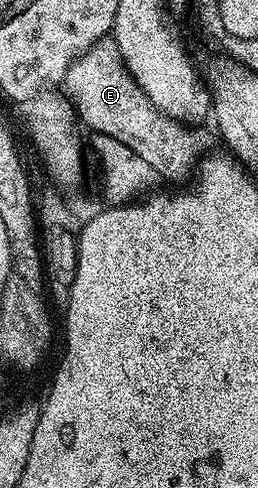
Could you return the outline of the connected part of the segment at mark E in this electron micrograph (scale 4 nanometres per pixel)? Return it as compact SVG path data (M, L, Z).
M110 35L104 37L87 50L79 60L73 61L65 76L64 86L71 87L69 97L74 107L74 112L90 128L93 133L101 133L113 137L113 139L124 143L126 147L140 156L142 160L148 162L152 168L161 176L162 180L173 181L175 183L185 180L194 174L200 159L205 154L212 152L217 144L216 134L210 129L203 129L201 125L190 125L181 121L173 120L165 113L161 113L151 99L147 98L134 77L127 71L126 64L123 63L122 55L119 54L118 43Z

